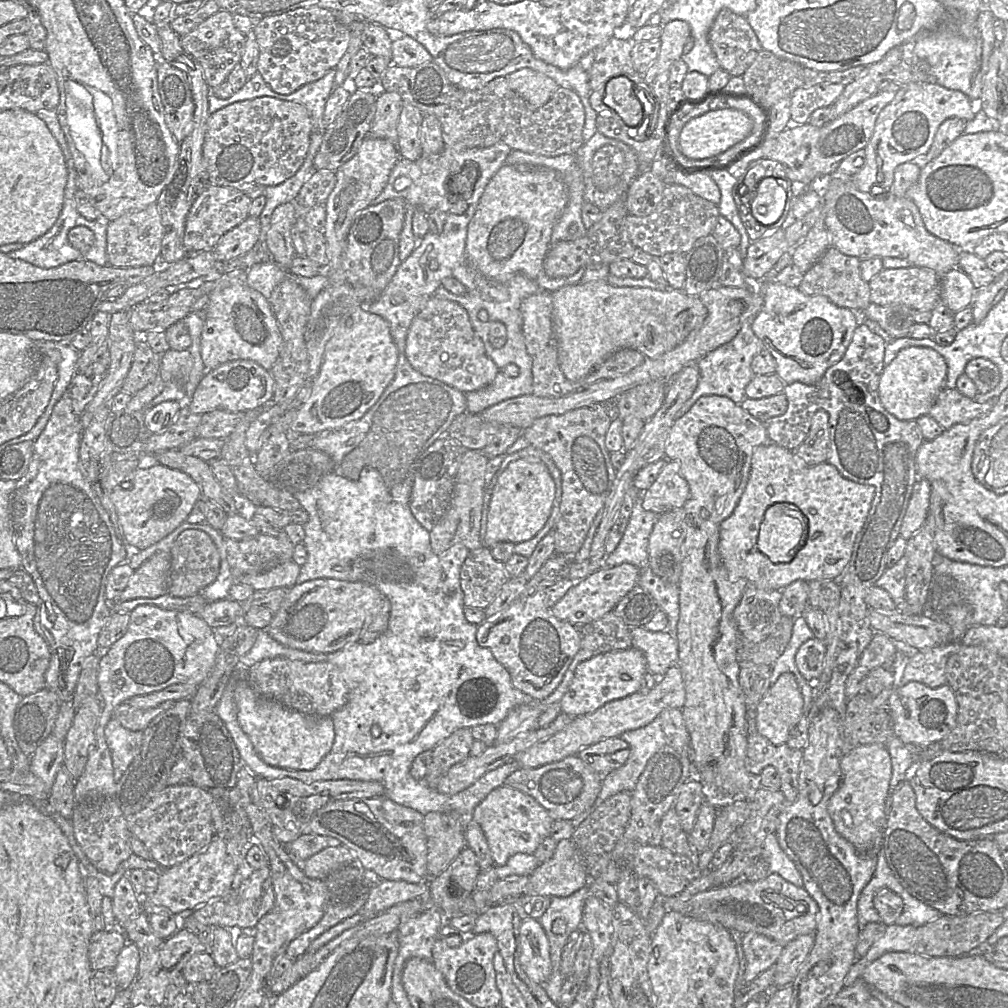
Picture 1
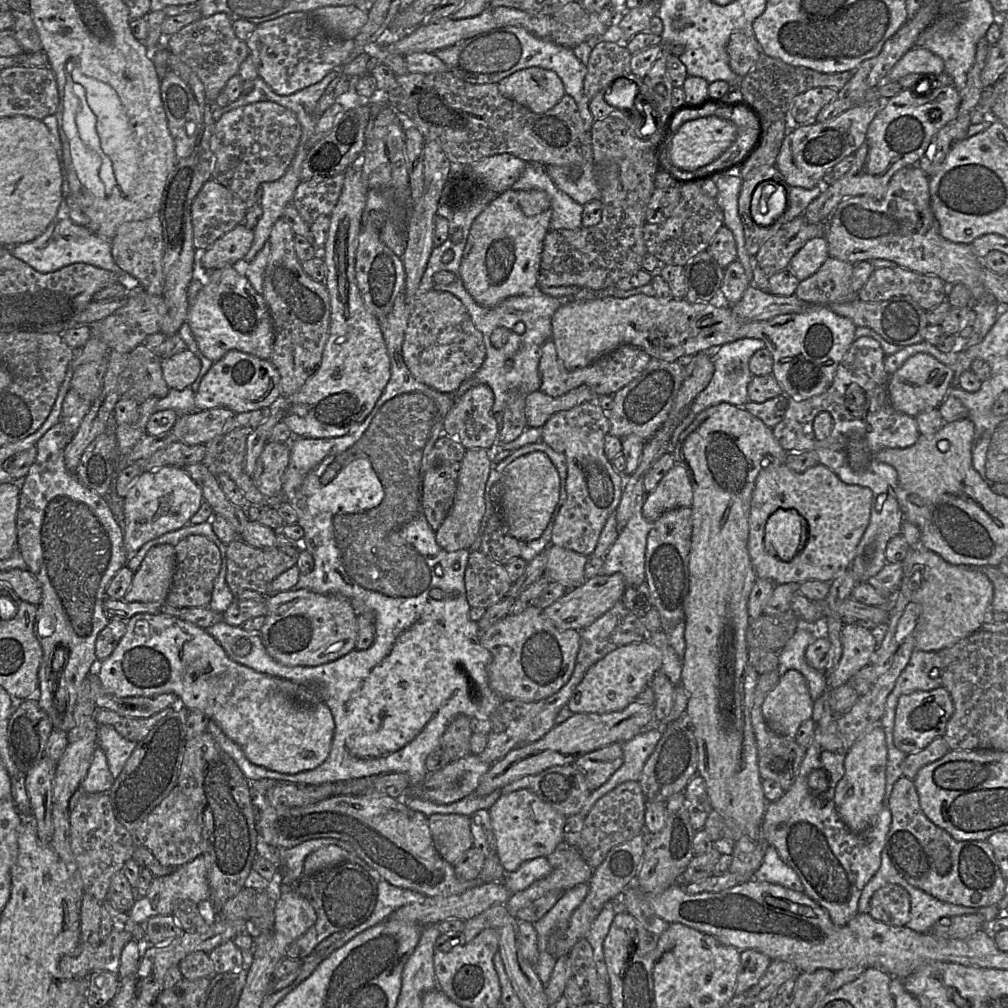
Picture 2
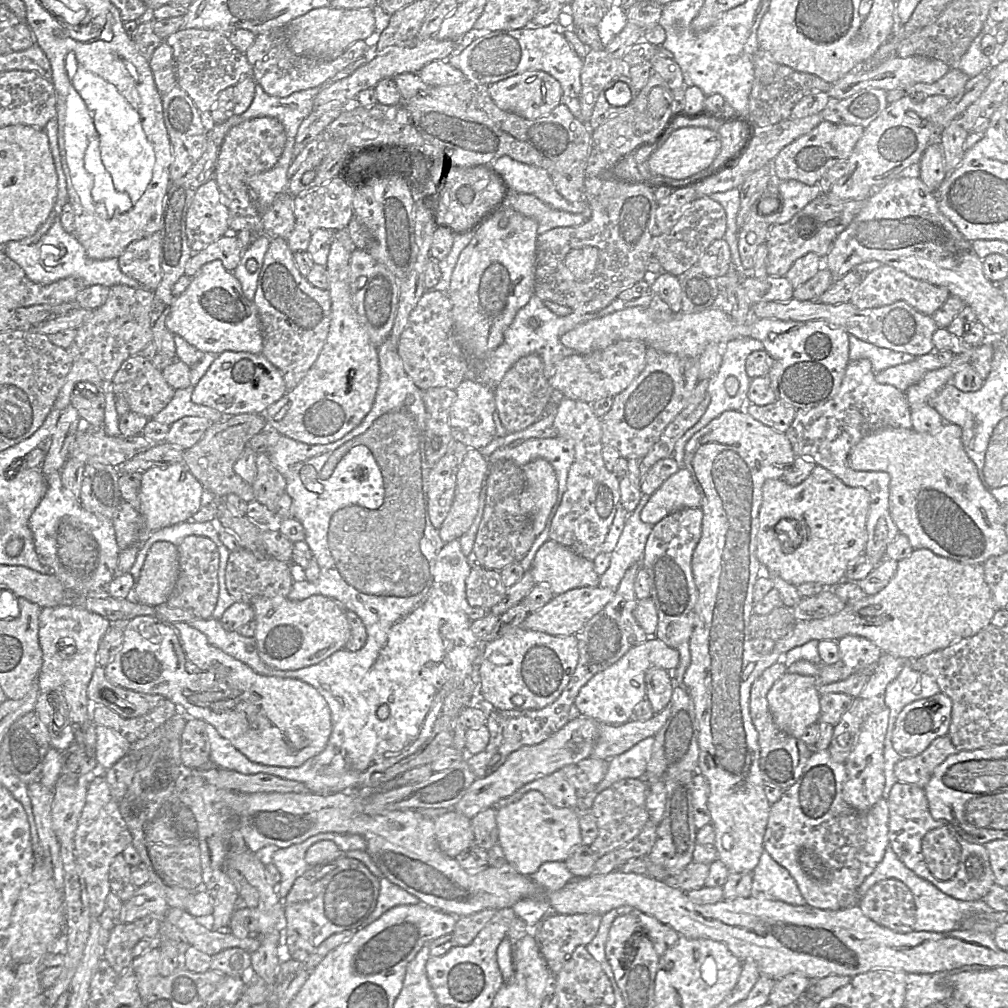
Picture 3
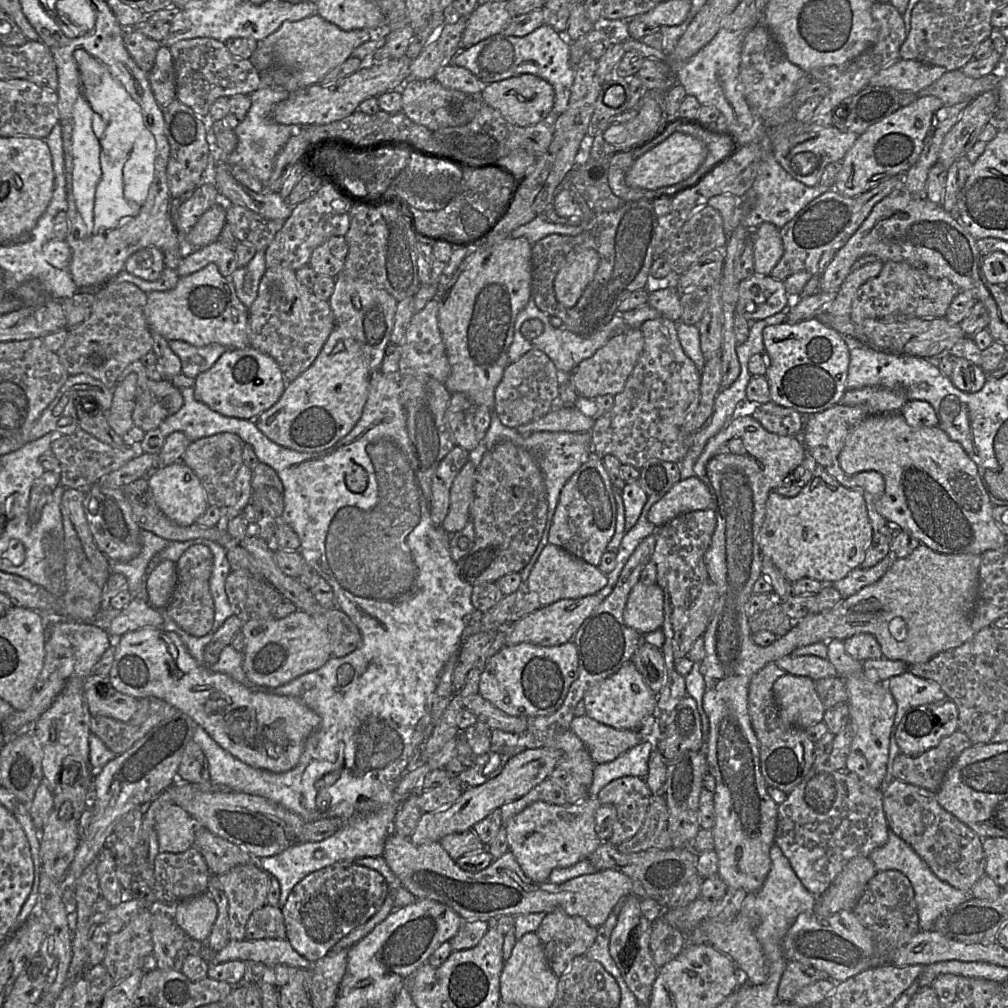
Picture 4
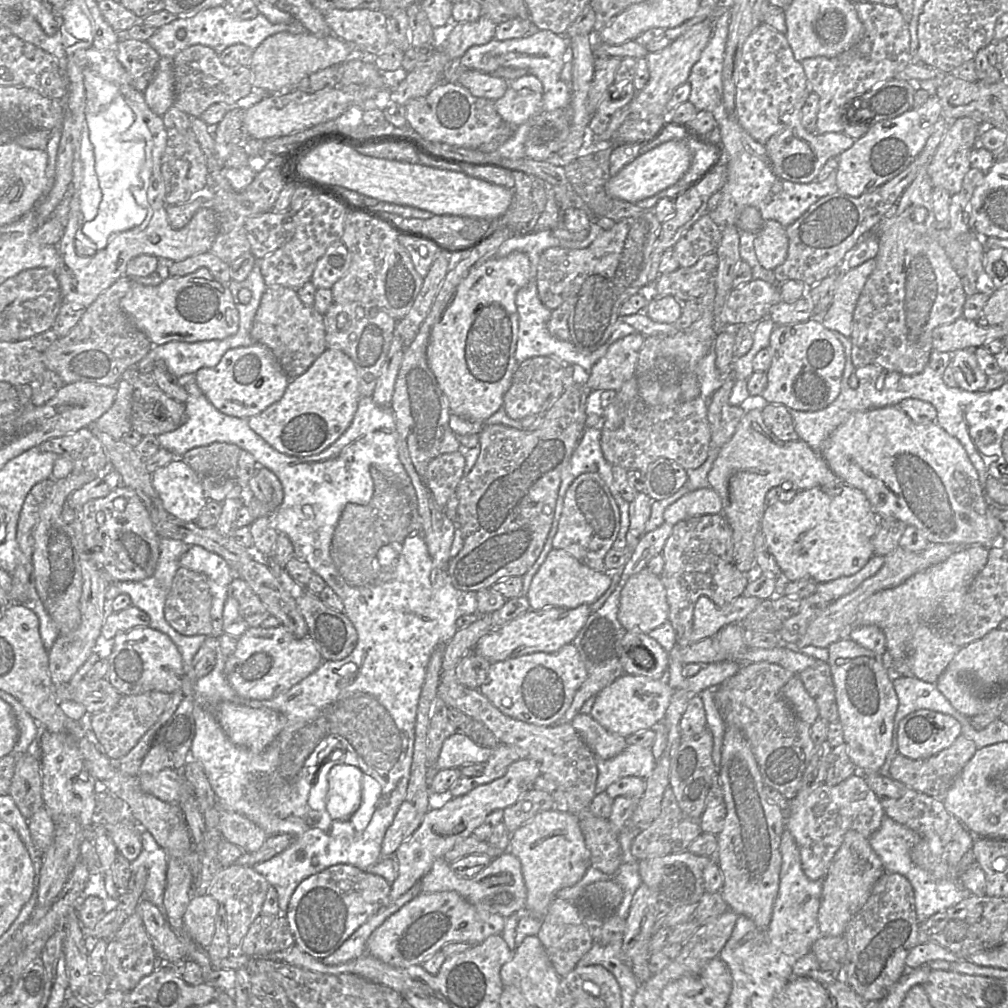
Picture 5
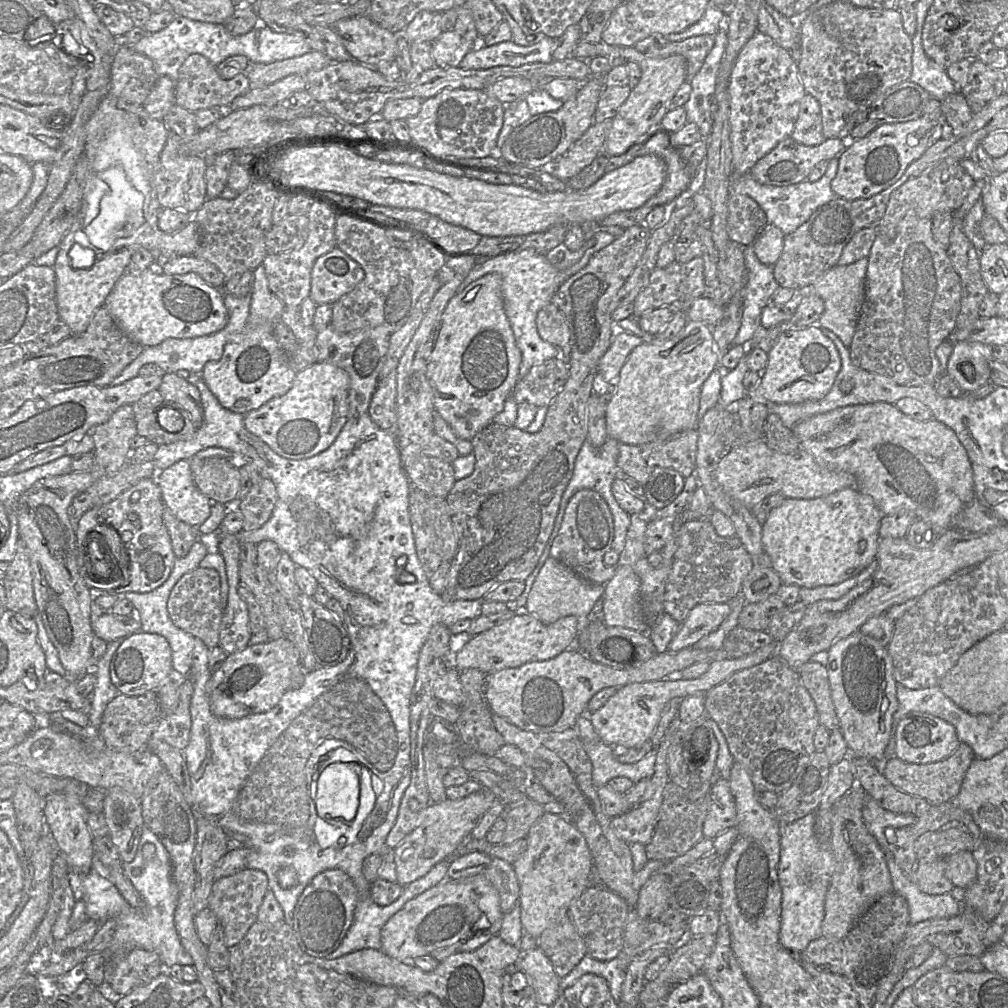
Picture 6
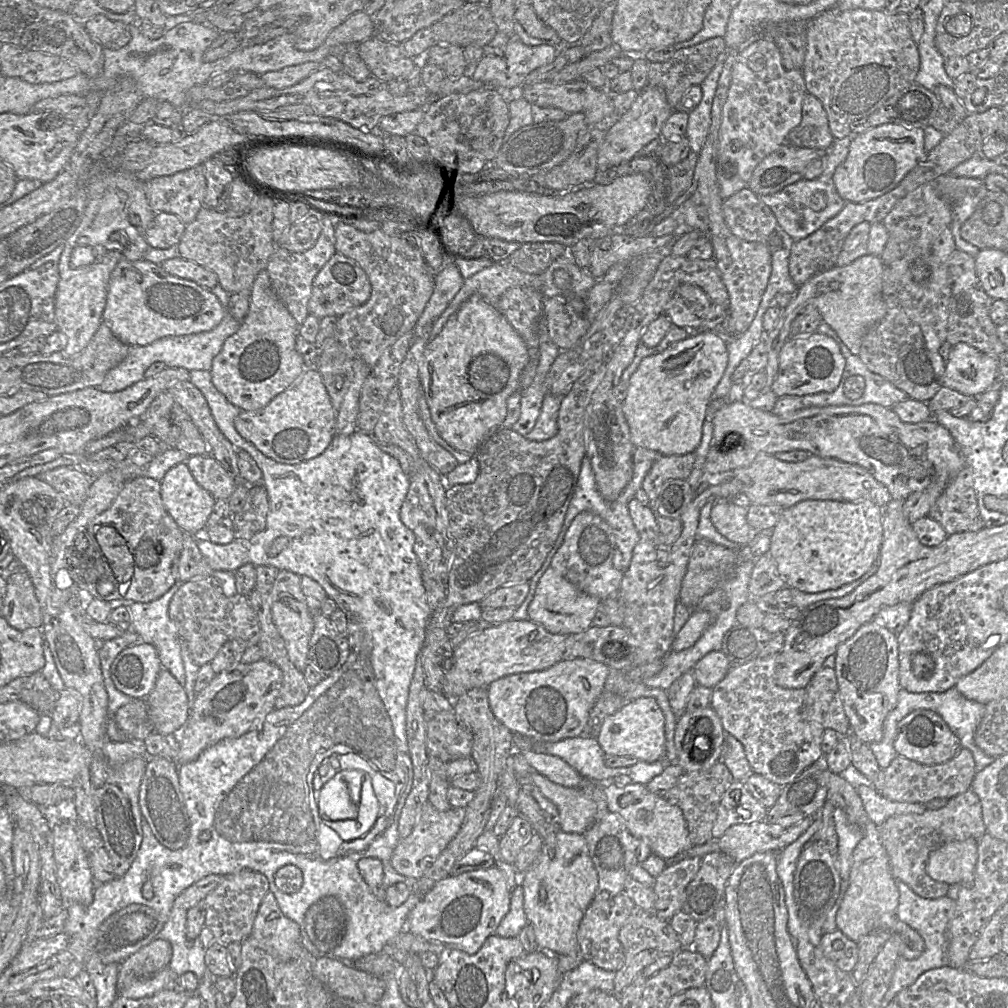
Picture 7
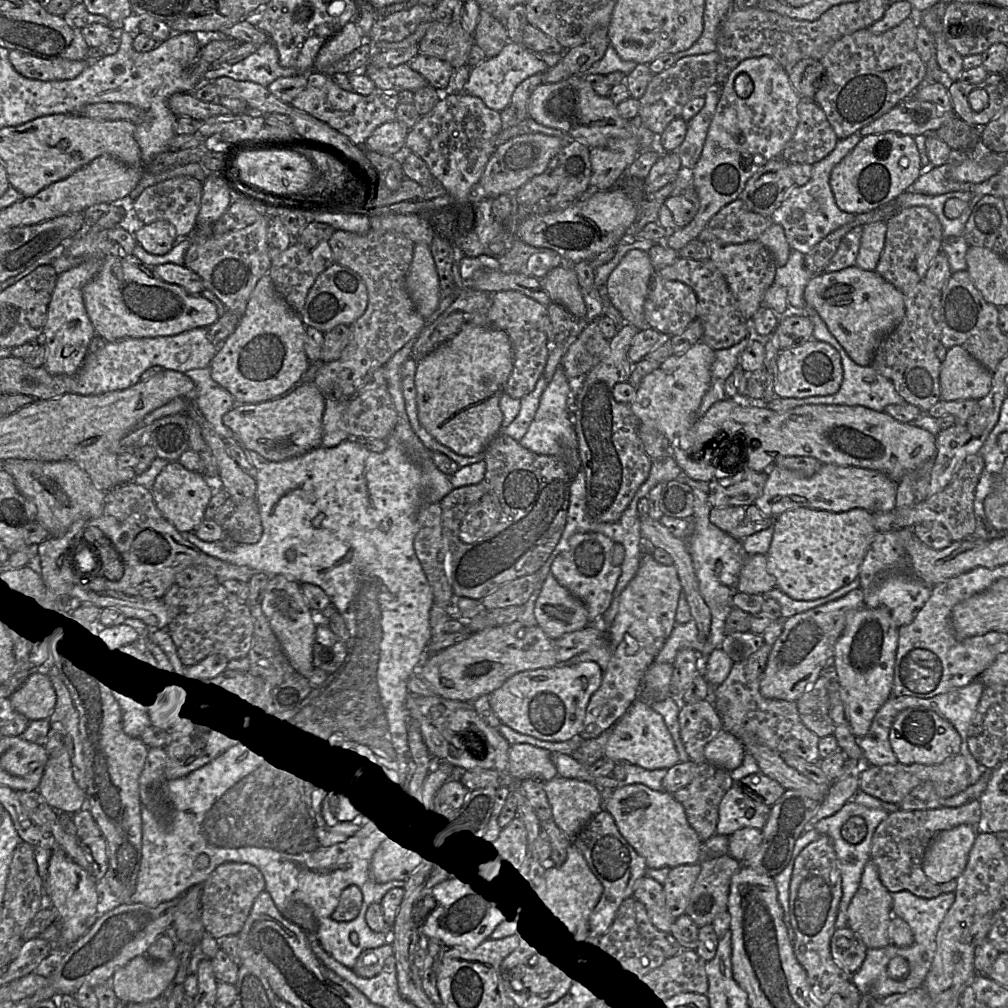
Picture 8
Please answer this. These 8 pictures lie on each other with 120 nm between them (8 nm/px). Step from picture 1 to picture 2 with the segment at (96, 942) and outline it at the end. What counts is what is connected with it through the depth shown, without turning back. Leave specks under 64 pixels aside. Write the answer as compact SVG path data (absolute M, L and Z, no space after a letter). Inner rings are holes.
M113 929L97 947L80 944L60 959L60 972L65 979L78 980L87 980L91 972L99 970L118 974L122 950L132 939L129 932Z

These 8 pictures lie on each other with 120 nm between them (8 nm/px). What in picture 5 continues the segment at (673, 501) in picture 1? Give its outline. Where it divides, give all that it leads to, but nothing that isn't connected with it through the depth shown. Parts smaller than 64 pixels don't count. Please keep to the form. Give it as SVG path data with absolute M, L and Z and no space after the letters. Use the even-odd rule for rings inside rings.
M700 488L689 491L664 511L664 522L675 525L691 517L722 513L722 502L716 491L711 488Z

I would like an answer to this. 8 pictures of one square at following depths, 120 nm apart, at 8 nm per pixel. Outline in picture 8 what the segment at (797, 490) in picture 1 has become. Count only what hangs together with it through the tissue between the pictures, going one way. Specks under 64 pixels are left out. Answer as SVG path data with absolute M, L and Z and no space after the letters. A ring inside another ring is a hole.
M808 507L793 508L783 512L778 517L776 517L773 526L774 534L769 547L769 551L767 553L768 569L769 572L775 577L777 587L779 587L795 600L815 600L817 598L825 597L840 589L841 587L853 582L857 577L859 577L860 566L877 532L874 526L873 513L862 508L854 508L845 512L832 512Z

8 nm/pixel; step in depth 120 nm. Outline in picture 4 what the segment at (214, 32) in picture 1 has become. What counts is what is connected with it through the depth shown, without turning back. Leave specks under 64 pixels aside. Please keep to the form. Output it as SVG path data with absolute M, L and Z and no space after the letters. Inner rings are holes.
M212 38L180 40L170 46L174 61L176 98L198 116L208 118L209 110L219 97L250 95L262 86L260 73L249 59L233 56L225 43Z

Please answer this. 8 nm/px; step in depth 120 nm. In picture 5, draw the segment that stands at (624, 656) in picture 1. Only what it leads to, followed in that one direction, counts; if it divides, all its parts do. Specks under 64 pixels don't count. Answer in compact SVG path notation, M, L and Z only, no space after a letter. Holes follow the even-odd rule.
M622 674L595 696L589 715L610 732L623 737L655 728L660 724L670 703L673 690L665 680Z

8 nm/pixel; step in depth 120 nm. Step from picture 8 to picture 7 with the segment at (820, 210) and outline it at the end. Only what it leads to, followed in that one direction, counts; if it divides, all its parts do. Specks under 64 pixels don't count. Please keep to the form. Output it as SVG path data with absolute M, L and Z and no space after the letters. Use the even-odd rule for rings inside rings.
M852 132L849 136L834 141L832 147L826 151L824 170L819 177L812 180L802 178L777 193L760 196L772 210L779 229L784 231L792 241L801 240L811 235L843 209L846 201L836 191L833 174L837 166L845 160L851 141L856 135L858 134Z

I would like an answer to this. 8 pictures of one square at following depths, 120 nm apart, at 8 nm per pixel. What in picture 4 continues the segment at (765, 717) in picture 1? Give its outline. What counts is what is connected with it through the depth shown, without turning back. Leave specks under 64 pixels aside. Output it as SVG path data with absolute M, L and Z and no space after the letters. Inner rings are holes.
M787 673L774 682L773 696L786 725L805 730L823 722L825 708L812 679Z

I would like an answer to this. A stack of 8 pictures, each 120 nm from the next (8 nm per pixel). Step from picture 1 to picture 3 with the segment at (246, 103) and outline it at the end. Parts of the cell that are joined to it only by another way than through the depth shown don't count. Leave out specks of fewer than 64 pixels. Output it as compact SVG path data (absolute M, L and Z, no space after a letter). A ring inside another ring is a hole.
M258 117L233 126L226 134L219 150L214 180L222 193L229 210L230 232L250 230L263 234L260 210L249 194L248 180L256 174L268 171L278 162L285 144L286 133L283 125L275 118Z

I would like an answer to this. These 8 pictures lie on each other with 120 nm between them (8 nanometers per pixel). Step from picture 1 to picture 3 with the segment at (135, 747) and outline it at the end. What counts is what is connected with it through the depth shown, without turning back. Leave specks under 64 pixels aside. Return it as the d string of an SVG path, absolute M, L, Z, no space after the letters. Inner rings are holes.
M96 725L95 732L97 766L108 770L130 751L132 744L105 726Z

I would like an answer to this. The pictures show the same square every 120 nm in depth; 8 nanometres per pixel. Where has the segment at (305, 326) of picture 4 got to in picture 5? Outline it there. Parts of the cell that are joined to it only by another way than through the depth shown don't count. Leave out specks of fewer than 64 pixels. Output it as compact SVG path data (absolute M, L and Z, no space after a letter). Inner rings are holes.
M279 285L266 288L253 320L251 337L254 344L262 344L271 351L290 379L295 379L304 374L327 349L324 315L317 312L314 306L303 304L297 291Z

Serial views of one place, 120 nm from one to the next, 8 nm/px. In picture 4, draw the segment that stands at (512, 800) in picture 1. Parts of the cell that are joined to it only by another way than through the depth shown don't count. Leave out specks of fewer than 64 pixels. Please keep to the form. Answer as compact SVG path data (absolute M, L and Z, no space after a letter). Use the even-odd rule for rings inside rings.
M588 796L578 803L566 805L536 801L510 818L504 824L509 851L515 856L524 874L535 883L543 883L548 881L552 870L567 868L588 858L604 842L599 839L595 830L595 813L601 805L597 797Z

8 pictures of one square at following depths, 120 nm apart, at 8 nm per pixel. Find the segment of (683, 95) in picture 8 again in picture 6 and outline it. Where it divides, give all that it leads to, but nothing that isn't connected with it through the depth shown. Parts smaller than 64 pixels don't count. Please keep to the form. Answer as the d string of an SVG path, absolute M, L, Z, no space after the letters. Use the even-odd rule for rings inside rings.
M698 35L680 41L669 41L662 47L650 47L644 53L657 58L664 58L674 54L684 56L687 62L686 81L690 81L701 69L714 43L715 35Z

